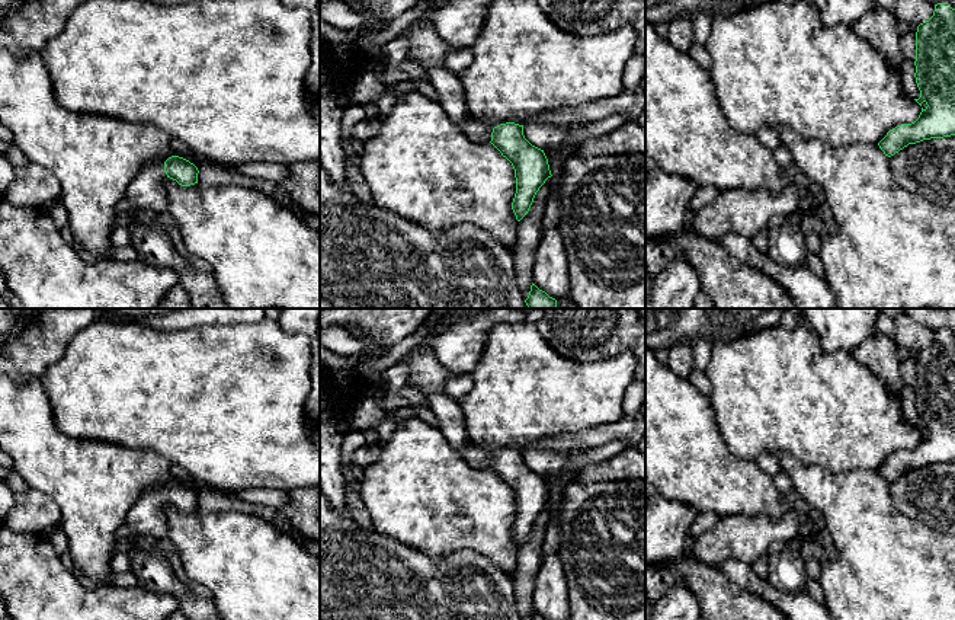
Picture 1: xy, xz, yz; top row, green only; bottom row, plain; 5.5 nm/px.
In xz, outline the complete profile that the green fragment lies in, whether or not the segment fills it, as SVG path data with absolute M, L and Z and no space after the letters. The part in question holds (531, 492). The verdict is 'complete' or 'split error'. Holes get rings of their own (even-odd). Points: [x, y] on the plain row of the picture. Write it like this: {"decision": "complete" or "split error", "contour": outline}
{"decision": "split error", "contour": "M468 441L458 453L471 467L491 469L512 489L516 504L512 536L520 547L539 514L552 502L544 476L532 472L523 461L523 451L515 448L500 450L491 456Z"}

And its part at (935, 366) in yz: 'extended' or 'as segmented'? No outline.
as segmented

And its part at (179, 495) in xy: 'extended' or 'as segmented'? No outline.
extended

